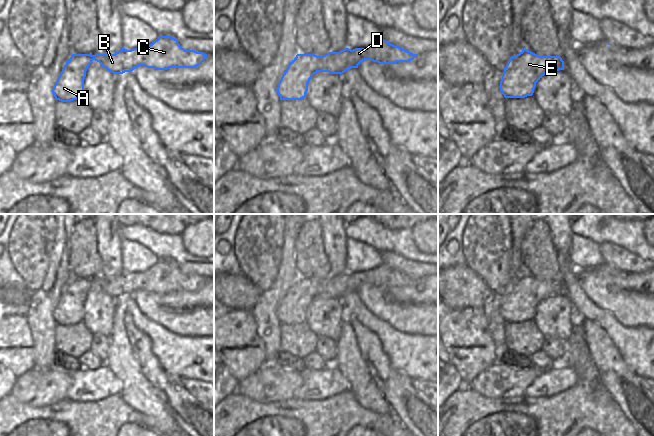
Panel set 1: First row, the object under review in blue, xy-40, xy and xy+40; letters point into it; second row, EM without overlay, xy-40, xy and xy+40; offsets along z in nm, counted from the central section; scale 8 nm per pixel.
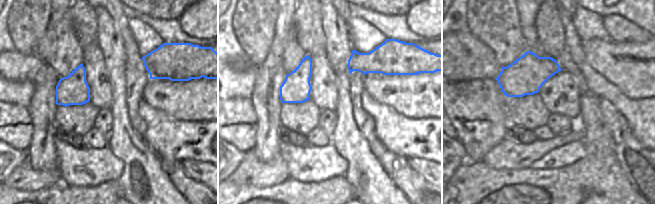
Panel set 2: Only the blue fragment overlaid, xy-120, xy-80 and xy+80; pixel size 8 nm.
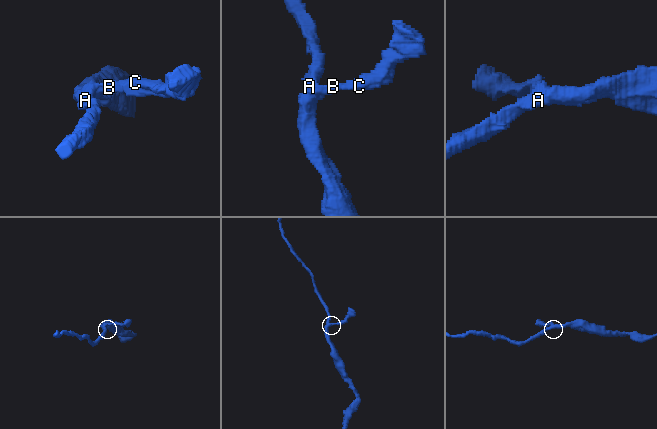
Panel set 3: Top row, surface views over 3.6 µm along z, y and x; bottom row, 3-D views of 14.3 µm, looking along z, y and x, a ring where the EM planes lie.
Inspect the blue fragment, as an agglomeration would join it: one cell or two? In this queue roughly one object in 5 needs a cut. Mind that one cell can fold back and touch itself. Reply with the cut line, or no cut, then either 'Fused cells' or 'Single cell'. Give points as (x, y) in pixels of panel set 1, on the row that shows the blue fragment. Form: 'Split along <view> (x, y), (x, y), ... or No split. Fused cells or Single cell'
No split. Single cell

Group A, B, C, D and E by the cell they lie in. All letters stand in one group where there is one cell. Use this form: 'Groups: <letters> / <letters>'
Groups: A B C D E

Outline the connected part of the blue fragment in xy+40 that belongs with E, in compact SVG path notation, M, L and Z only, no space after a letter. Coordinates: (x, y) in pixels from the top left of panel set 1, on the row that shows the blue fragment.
M527 49L512 56L504 68L500 91L505 98L532 96L536 83L551 72L564 70L560 56L539 56Z

